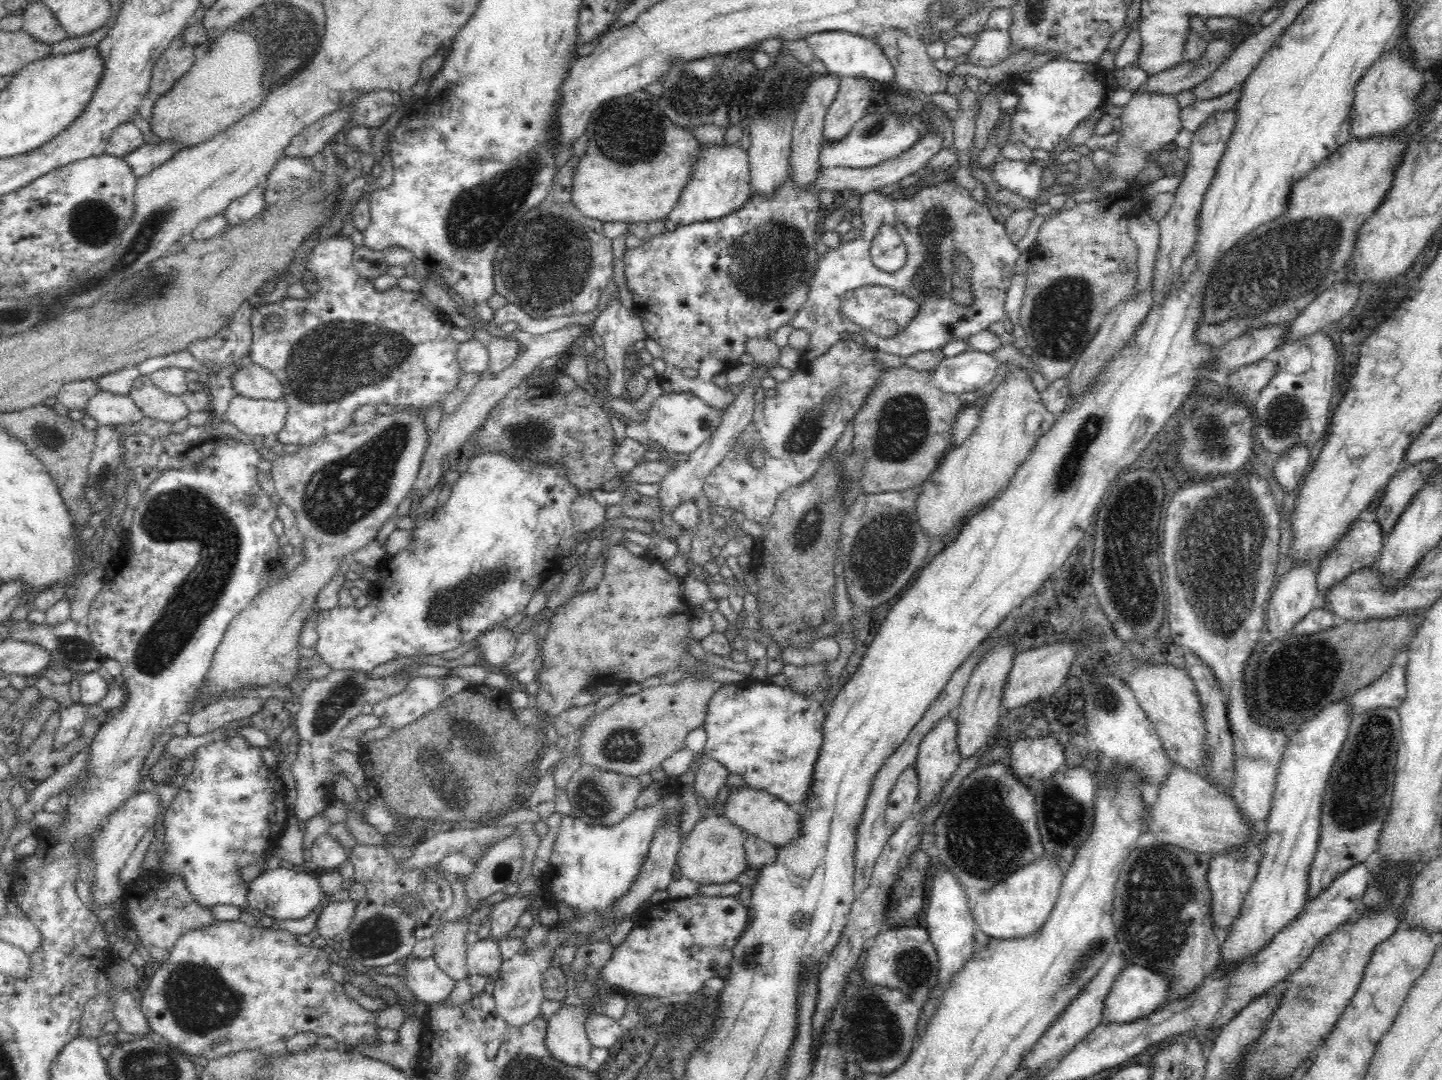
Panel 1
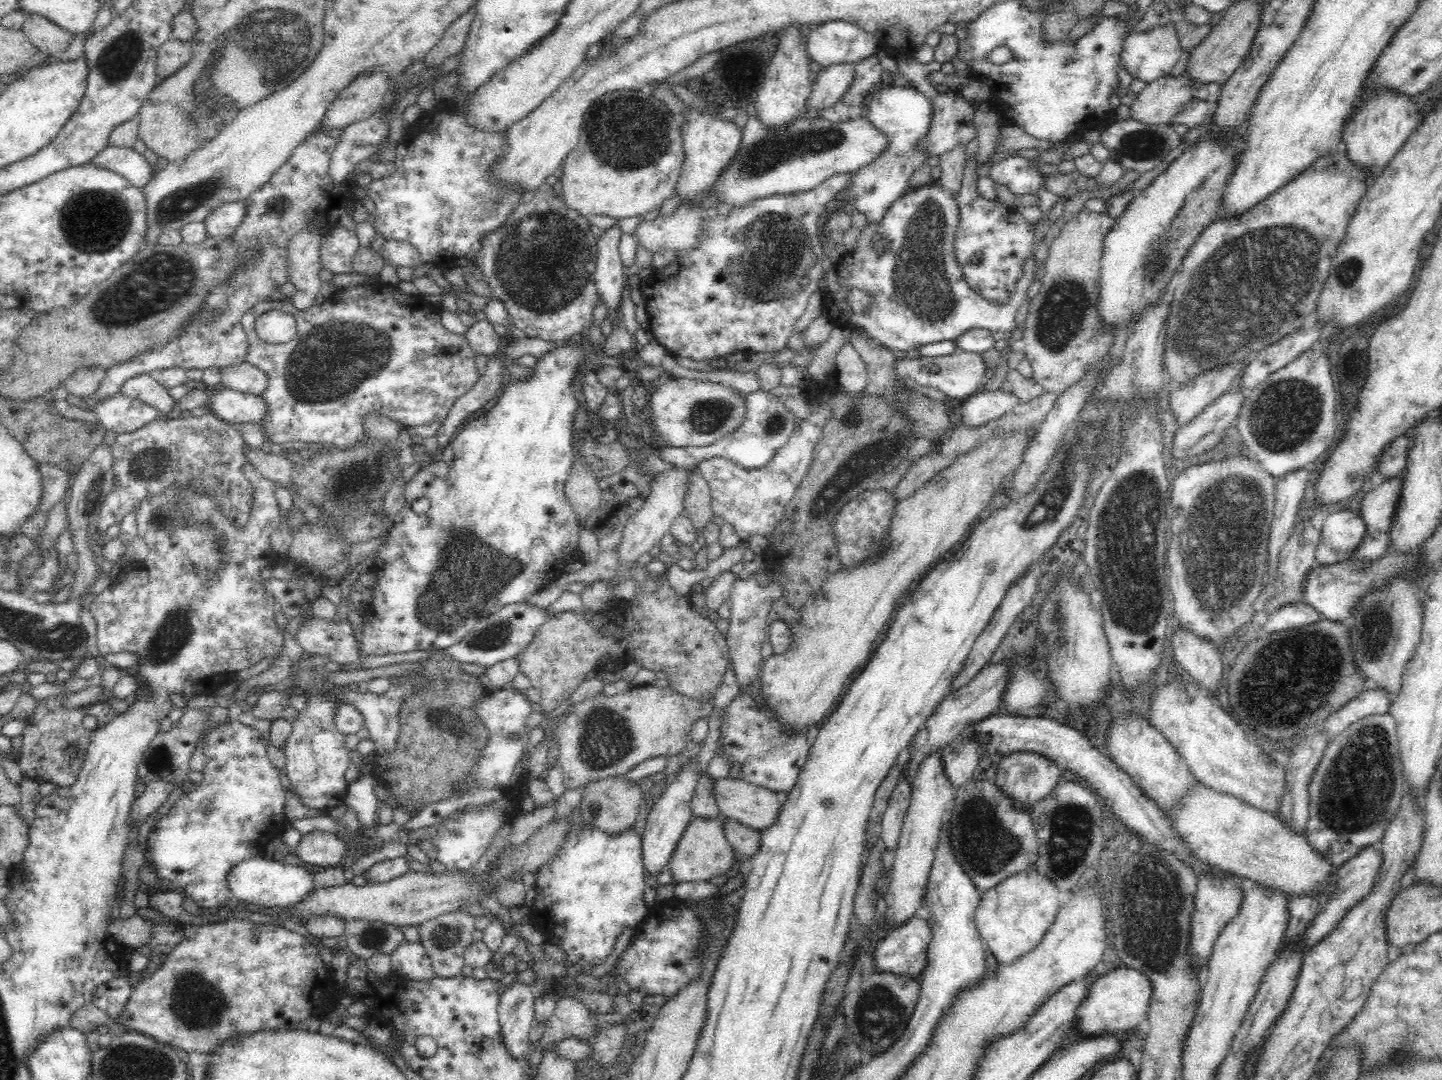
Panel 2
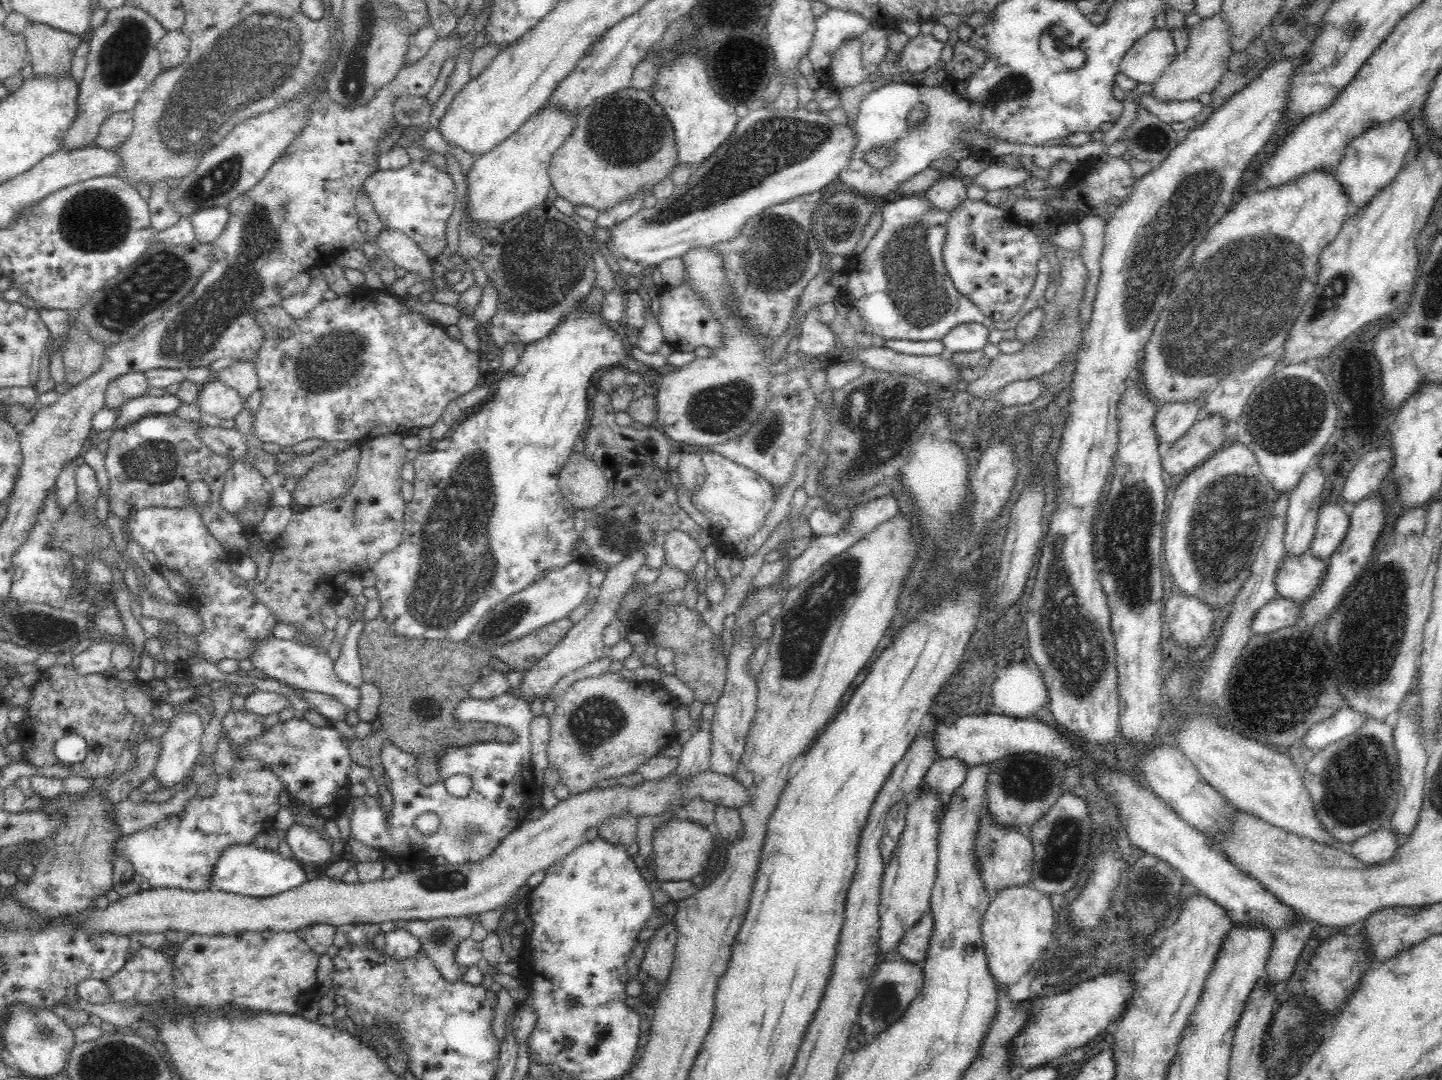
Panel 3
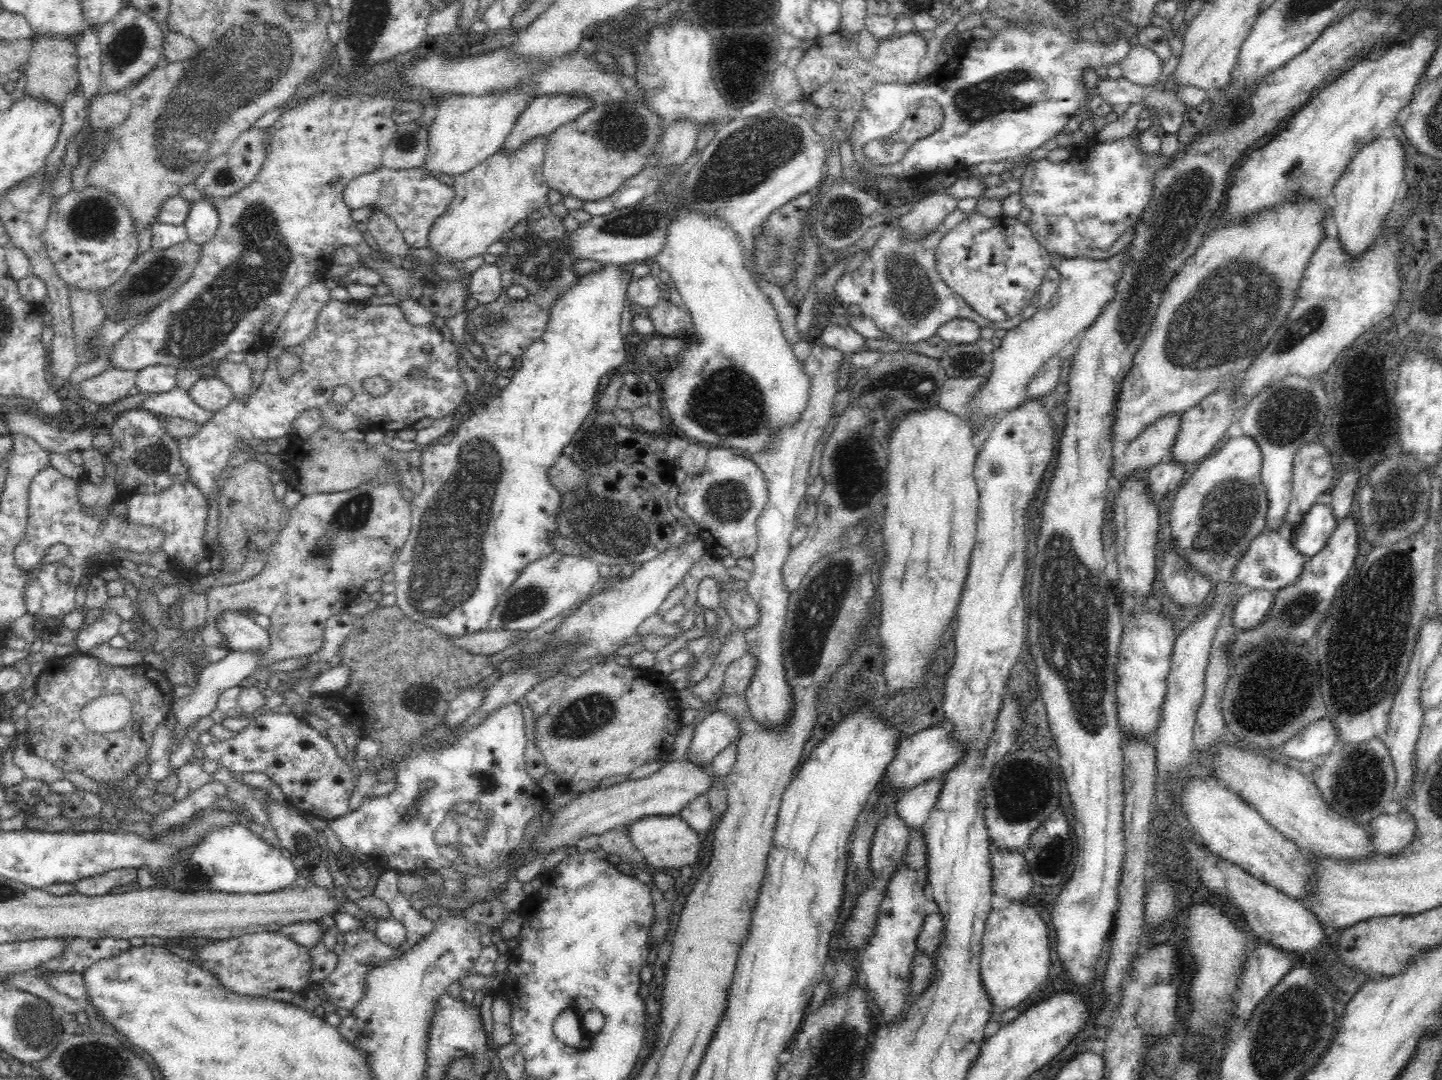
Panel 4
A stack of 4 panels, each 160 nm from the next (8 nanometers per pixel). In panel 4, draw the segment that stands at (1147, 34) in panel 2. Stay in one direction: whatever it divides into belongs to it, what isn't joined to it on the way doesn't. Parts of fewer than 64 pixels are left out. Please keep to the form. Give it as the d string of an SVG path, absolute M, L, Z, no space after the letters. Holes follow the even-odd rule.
M1133 42L1127 58L1119 63L1122 77L1138 86L1150 87L1162 73L1160 60L1152 50Z

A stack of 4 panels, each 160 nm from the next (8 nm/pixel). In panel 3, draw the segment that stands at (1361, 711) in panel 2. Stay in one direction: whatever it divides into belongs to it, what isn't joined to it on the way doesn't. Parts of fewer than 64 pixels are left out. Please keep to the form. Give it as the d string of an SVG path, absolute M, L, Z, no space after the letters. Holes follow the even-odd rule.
M1344 706L1338 709L1332 716L1316 722L1301 739L1300 743L1309 753L1313 749L1322 750L1329 744L1350 736L1365 722L1366 715Z

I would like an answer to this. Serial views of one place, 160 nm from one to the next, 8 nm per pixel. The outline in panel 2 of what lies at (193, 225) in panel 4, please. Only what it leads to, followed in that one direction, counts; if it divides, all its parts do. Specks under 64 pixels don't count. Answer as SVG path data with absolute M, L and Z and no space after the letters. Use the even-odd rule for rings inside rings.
M244 201L227 202L222 206L212 210L202 223L206 229L206 236L216 238L230 237L236 226L242 222L246 214L246 205Z

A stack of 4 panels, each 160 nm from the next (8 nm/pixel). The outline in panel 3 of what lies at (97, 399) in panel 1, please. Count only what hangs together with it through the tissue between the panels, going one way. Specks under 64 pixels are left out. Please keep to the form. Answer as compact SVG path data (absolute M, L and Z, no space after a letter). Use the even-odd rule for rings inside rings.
M172 394L172 396L143 395L132 398L120 406L120 418L116 420L112 430L126 427L145 417L174 414L182 404L184 403L178 399L177 394Z

